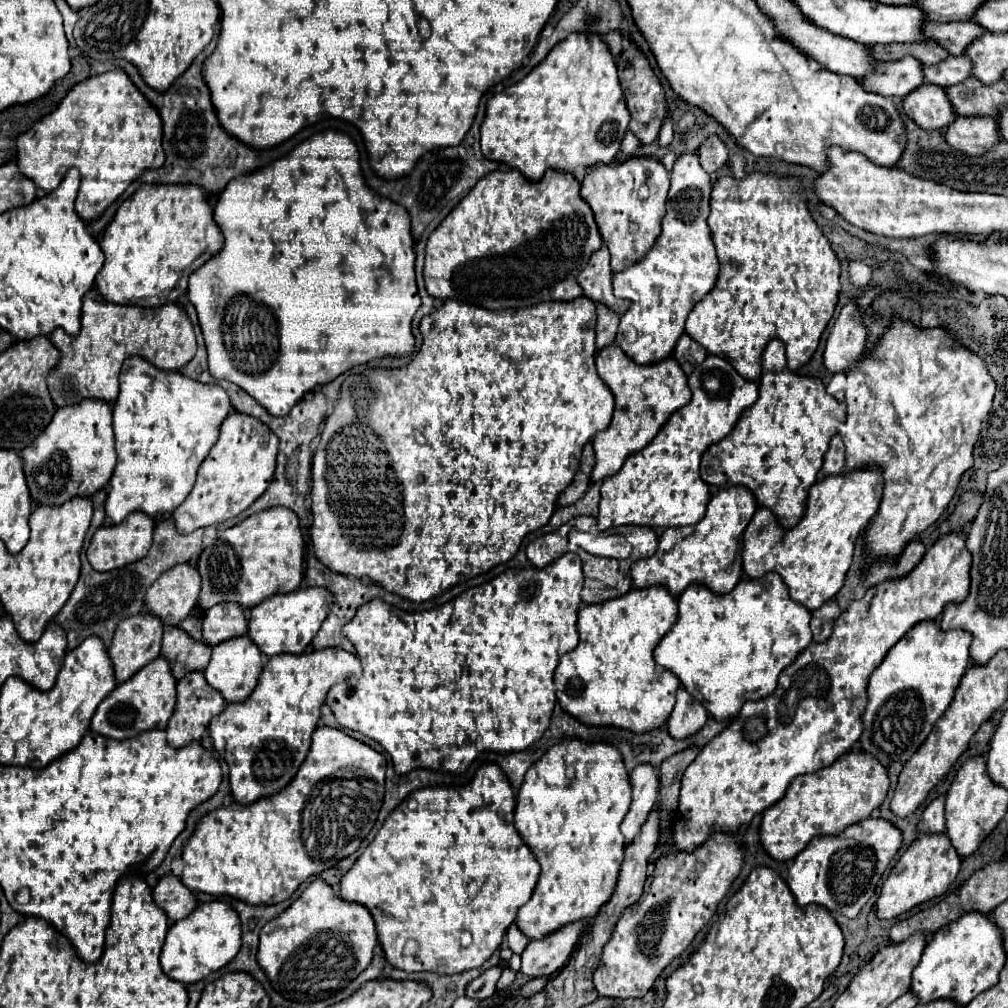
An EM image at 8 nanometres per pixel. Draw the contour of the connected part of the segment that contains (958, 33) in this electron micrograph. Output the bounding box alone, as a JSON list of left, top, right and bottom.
[926,21,986,55]

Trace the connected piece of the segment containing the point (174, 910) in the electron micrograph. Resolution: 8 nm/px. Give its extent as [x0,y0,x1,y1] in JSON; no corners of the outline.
[154,873,198,923]

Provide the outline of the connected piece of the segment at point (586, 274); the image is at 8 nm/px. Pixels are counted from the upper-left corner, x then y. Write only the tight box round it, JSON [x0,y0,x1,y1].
[578,245,630,315]

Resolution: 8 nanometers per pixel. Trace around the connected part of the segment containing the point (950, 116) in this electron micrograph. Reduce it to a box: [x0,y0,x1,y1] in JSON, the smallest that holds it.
[902,83,958,131]

